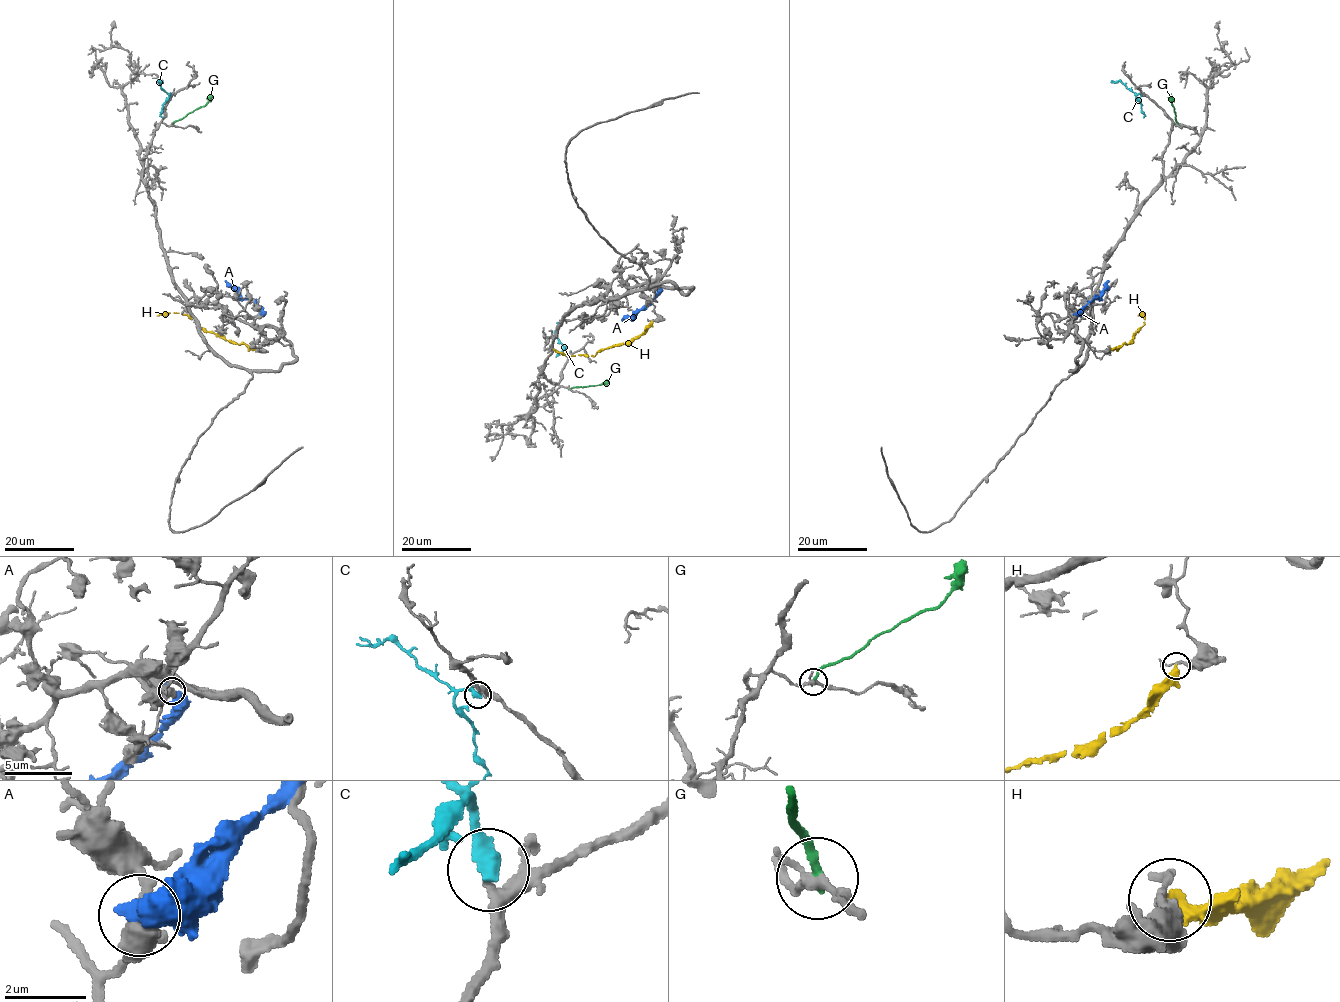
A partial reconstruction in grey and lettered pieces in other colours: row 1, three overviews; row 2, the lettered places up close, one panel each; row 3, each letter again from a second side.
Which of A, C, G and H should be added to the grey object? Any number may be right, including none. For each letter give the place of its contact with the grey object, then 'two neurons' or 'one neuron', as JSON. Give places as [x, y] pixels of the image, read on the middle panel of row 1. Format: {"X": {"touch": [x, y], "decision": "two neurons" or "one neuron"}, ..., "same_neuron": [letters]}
{"A": {"touch": [658, 287], "decision": "two neurons"}, "C": {"touch": [567, 353], "decision": "one neuron"}, "G": {"touch": [569, 389], "decision": "two neurons"}, "H": {"touch": [652, 321], "decision": "two neurons"}, "same_neuron": ["C"]}

